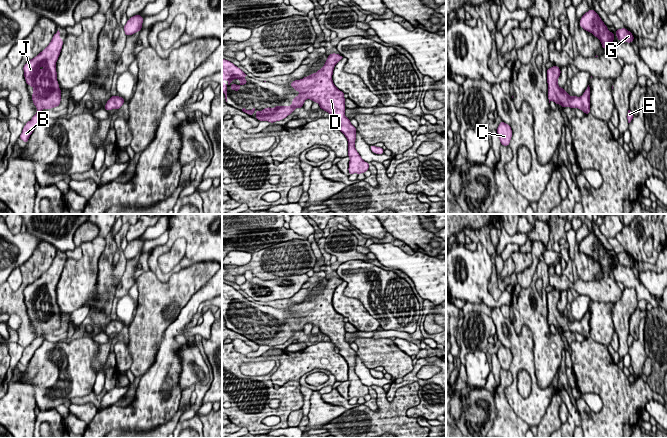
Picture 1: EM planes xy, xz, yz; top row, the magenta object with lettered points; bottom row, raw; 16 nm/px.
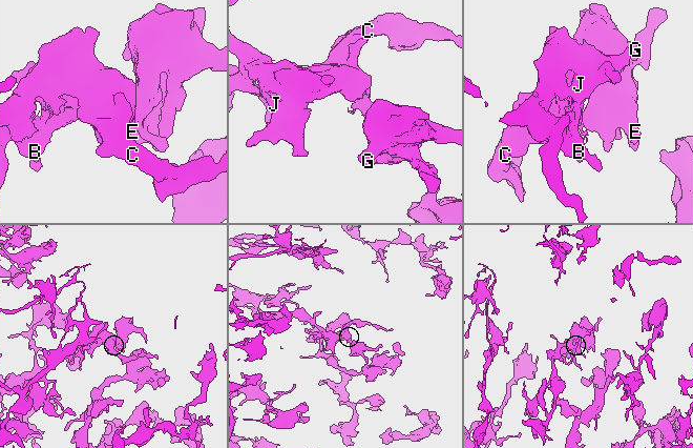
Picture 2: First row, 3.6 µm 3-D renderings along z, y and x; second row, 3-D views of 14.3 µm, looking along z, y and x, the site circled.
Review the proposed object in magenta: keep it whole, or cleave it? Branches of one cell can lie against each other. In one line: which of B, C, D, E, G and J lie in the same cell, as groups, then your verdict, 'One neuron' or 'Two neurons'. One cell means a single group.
Groups: B C D E G J. One neuron

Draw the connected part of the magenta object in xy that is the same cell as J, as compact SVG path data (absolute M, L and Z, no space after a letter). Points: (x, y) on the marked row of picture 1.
M58 30L49 45L23 66L26 83L34 88L32 101L37 108L37 113L25 124L20 134L19 138L25 143L43 119L41 110L58 108L61 102L62 91L59 89L56 72L56 62L63 46L63 38L60 39L59 35Z

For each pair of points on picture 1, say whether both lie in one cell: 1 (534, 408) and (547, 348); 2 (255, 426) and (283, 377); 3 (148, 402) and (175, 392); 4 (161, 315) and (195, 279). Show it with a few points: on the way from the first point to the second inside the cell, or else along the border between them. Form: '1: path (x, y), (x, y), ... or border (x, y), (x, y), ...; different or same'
1: border (533, 363), (537, 384), (541, 388), (548, 387); different
2: border (280, 385), (282, 386); different
3: path (155, 402), (167, 402), (170, 399); same
4: path (168, 306), (186, 288); same

